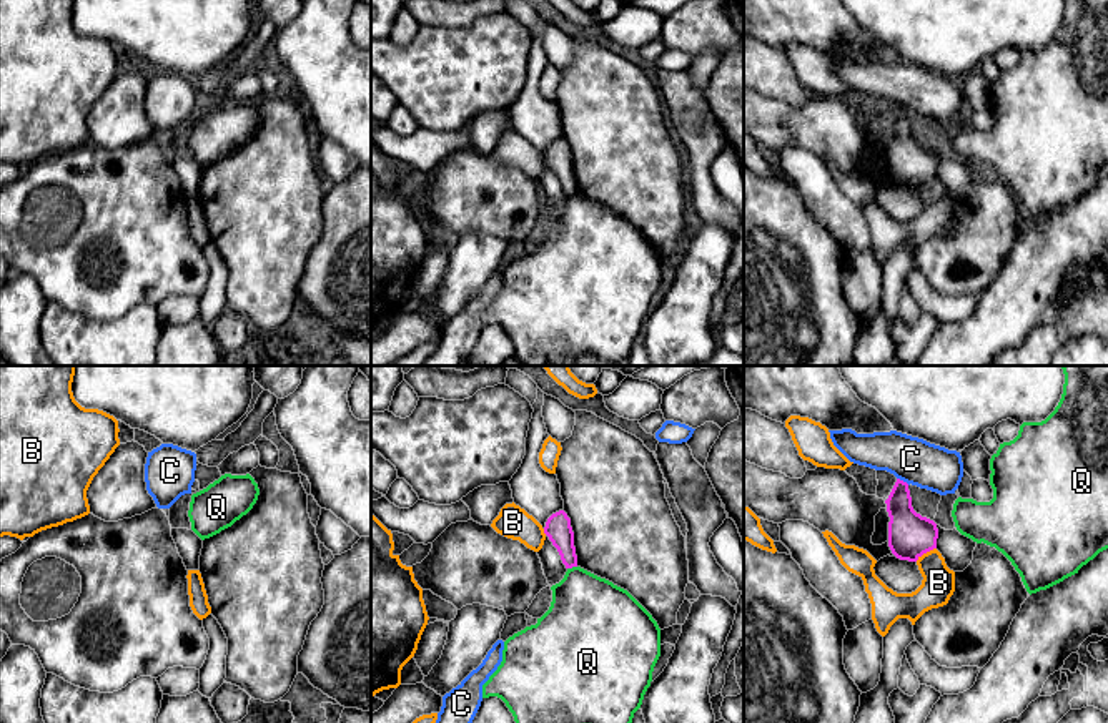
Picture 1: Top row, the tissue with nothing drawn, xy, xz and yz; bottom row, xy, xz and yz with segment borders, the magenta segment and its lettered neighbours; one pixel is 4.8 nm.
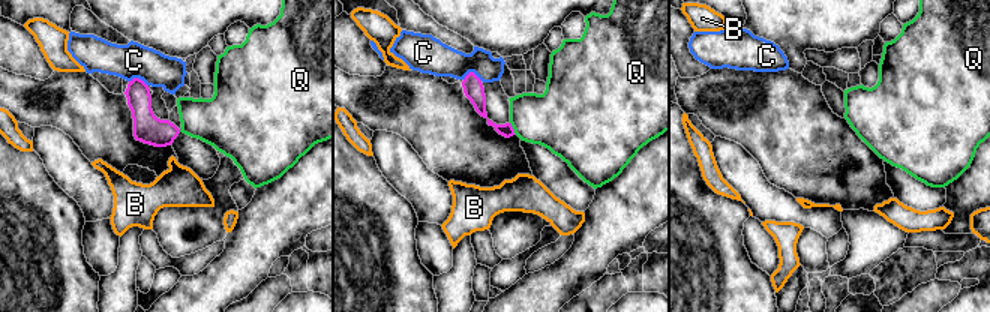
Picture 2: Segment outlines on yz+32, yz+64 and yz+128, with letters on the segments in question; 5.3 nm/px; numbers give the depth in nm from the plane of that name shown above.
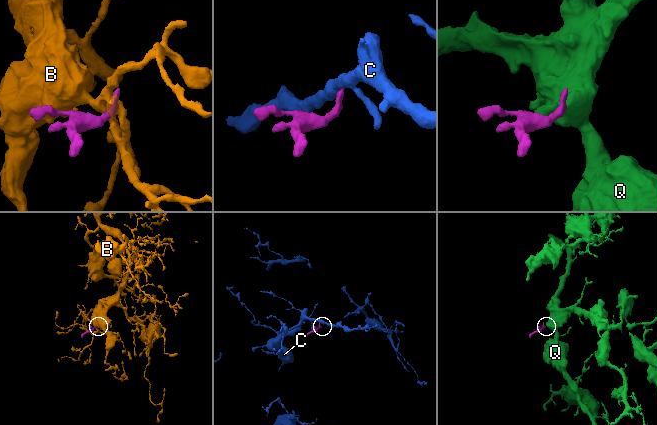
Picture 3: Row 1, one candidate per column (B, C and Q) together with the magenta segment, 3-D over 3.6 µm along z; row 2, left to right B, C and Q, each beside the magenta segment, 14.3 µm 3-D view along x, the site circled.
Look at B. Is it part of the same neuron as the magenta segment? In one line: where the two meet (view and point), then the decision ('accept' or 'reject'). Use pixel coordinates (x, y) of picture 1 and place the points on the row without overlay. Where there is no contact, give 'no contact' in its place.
contact yz (925, 180); reject

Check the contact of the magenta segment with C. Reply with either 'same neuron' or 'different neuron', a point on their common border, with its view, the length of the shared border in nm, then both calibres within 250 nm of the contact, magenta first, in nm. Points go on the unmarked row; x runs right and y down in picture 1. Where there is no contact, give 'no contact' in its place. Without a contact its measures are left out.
different neuron; contact yz (902, 108); length 70 nm; calibres 190 and 220 nm

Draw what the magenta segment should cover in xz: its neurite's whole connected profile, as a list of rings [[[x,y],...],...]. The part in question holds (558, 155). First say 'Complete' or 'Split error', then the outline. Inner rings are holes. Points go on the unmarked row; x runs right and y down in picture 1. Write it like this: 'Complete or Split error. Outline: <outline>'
Complete. Outline: [[[559,138],[547,146],[544,161],[549,165],[552,173],[557,176],[566,196],[577,194],[574,160],[571,155],[571,146],[567,145],[564,138]]]

